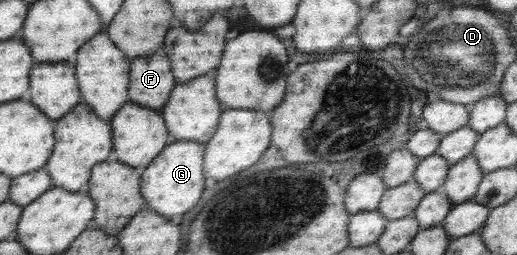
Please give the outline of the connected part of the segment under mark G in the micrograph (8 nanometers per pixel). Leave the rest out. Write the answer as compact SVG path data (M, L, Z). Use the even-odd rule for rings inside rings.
M176 141L166 145L164 150L141 170L140 190L148 208L166 218L192 210L204 190L204 153L205 144L196 141Z

